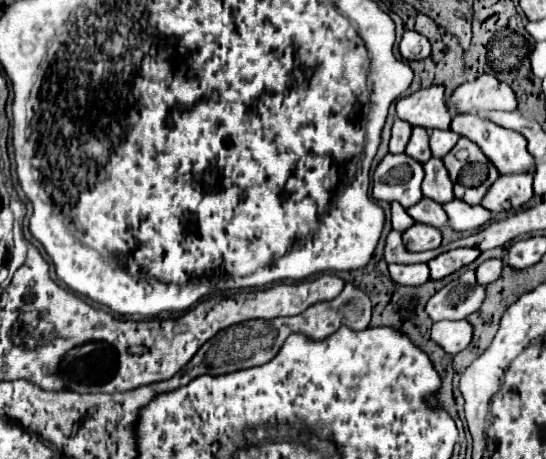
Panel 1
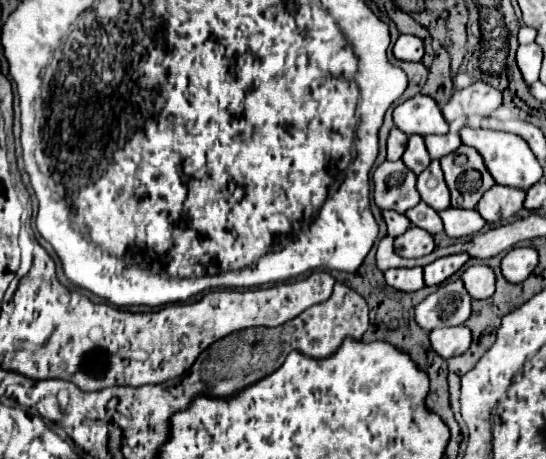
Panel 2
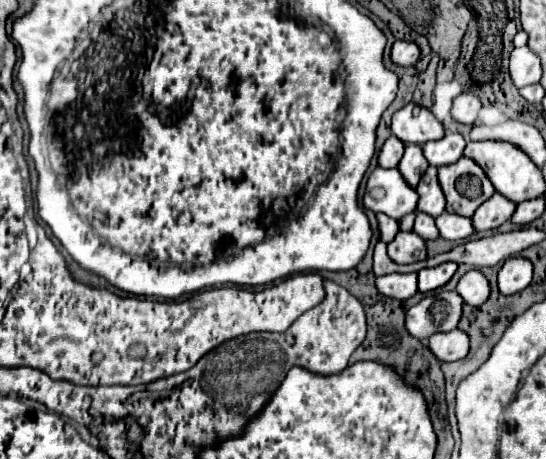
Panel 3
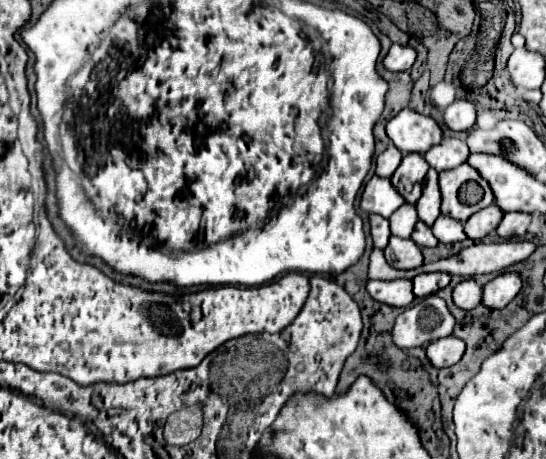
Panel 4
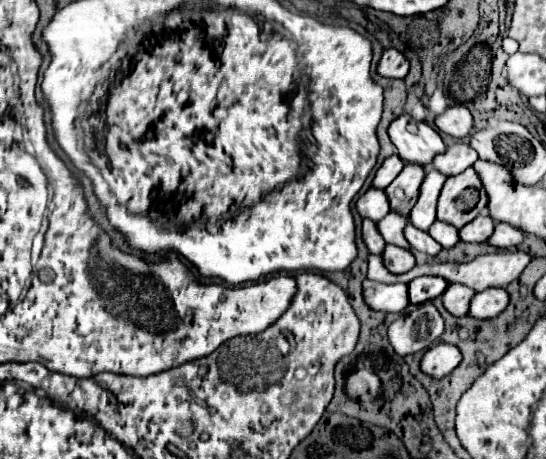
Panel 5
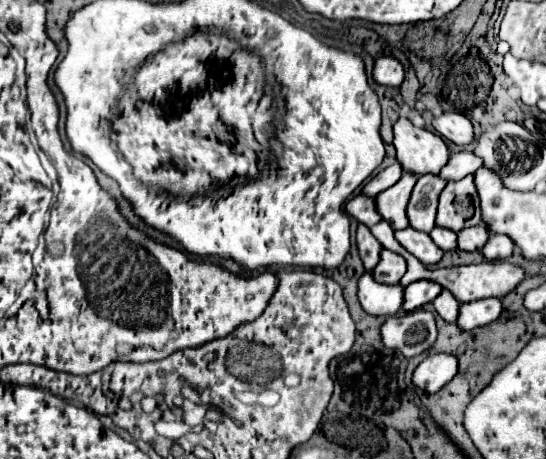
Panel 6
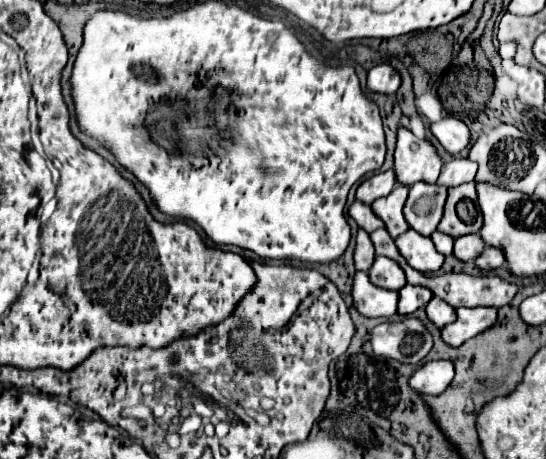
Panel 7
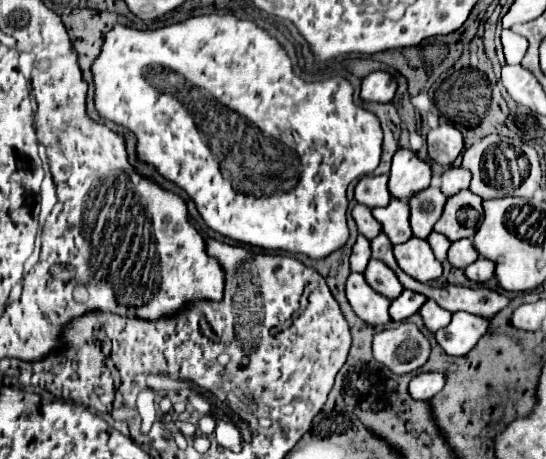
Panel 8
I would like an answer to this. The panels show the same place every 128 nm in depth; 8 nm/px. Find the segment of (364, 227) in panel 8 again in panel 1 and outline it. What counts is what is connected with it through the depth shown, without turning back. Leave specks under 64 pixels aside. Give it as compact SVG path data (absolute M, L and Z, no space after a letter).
M386 154L374 172L372 196L376 200L400 202L404 208L418 204L424 196L420 190L424 178L422 164L408 154Z

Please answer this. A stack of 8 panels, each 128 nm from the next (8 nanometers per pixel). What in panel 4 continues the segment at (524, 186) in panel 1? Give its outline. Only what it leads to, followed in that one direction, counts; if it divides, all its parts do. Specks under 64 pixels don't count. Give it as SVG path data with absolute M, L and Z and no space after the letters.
M490 204L488 208L482 208L480 212L472 214L472 218L468 218L468 222L464 224L464 232L472 240L482 240L484 236L488 236L498 228L502 218L504 212L496 204Z

